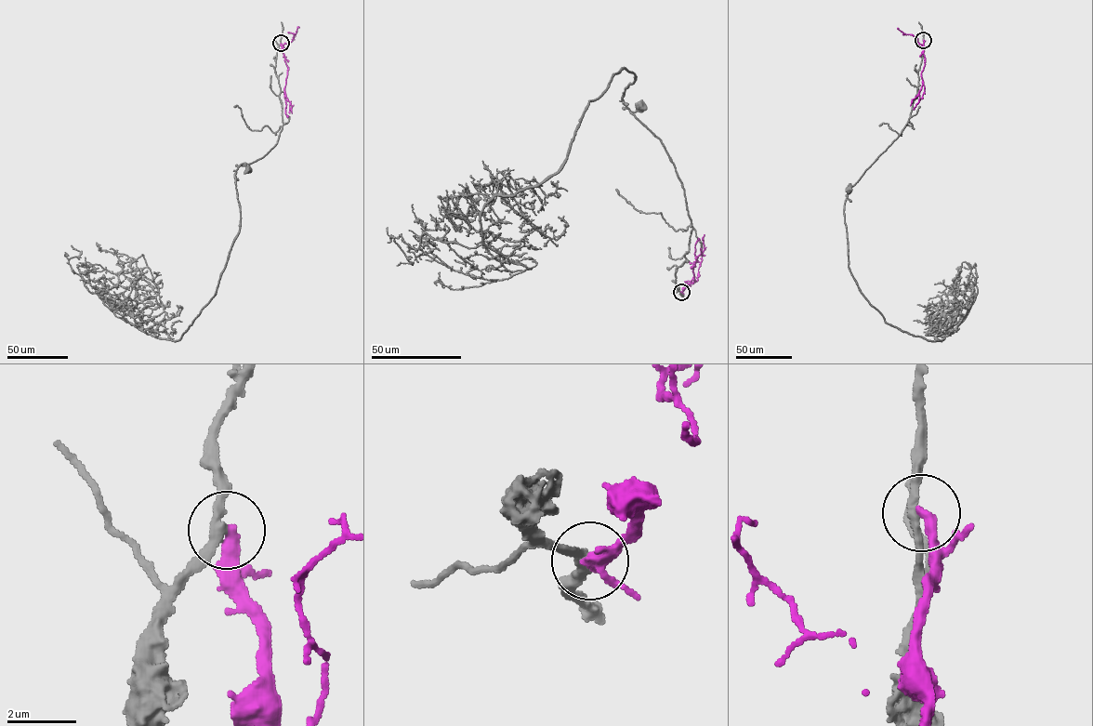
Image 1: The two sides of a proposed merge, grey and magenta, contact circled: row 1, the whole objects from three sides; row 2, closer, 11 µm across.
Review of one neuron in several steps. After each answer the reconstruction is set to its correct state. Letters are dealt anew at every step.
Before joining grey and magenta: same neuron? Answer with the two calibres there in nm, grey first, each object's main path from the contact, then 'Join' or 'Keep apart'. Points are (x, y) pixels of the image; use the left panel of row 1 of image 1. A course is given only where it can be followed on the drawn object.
Thickness 240 nm (grey) against 340 nm. Course of grey: (281, 43), (275, 68), (283, 129), (269, 152), (241, 164), (244, 163), (248, 169). Course of magenta: (281, 43), (288, 68), (283, 94), (287, 117). Keep apart

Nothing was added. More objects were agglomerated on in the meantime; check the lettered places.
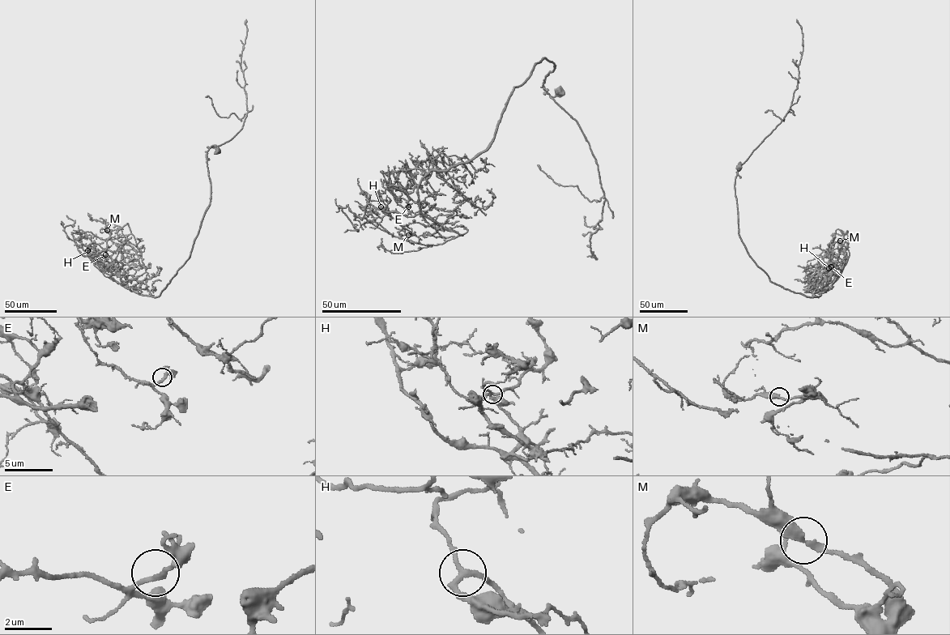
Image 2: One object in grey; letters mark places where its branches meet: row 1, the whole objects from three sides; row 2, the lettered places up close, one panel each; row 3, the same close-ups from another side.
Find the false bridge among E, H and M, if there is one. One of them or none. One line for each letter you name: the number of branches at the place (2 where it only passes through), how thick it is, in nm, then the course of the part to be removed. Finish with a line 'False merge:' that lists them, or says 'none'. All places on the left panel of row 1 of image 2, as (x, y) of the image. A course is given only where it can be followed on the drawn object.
False merge: none

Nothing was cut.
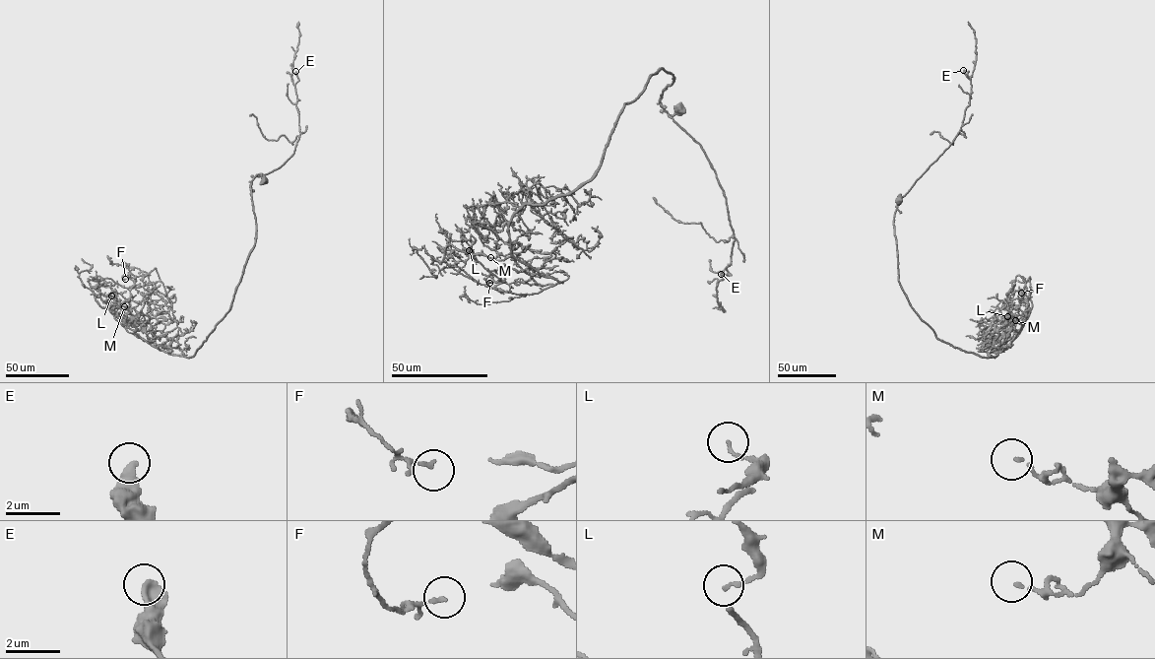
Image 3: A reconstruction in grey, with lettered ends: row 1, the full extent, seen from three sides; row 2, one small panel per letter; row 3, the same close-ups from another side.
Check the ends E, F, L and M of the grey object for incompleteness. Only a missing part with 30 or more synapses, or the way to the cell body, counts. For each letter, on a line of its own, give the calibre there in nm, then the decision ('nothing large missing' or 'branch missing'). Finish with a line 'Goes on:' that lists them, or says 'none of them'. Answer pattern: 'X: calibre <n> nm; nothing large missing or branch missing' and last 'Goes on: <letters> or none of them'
E: calibre 420 nm; nothing large missing
F: calibre 80 nm; nothing large missing
L: calibre 130 nm; nothing large missing
M: calibre 120 nm; nothing large missing
Goes on: none of them

